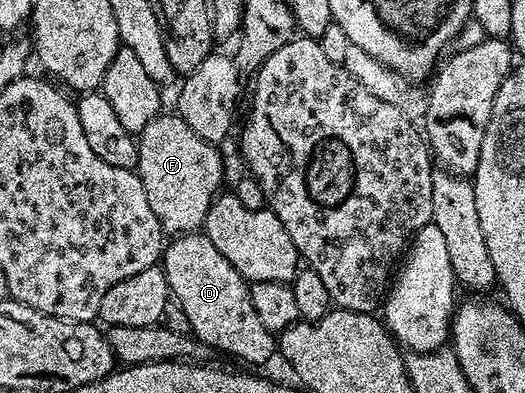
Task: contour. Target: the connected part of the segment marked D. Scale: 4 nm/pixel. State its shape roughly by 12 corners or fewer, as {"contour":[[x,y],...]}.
{"contour":[[204,232],[174,236],[163,268],[205,345],[265,365],[278,338],[250,282]]}

